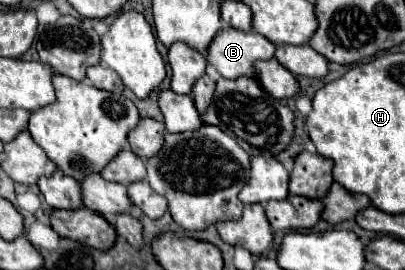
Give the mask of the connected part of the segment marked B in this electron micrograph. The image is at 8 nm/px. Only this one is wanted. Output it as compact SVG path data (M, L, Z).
M224 27L216 33L216 39L212 39L204 57L226 79L236 79L242 75L254 77L254 61L272 59L274 45L254 31Z

